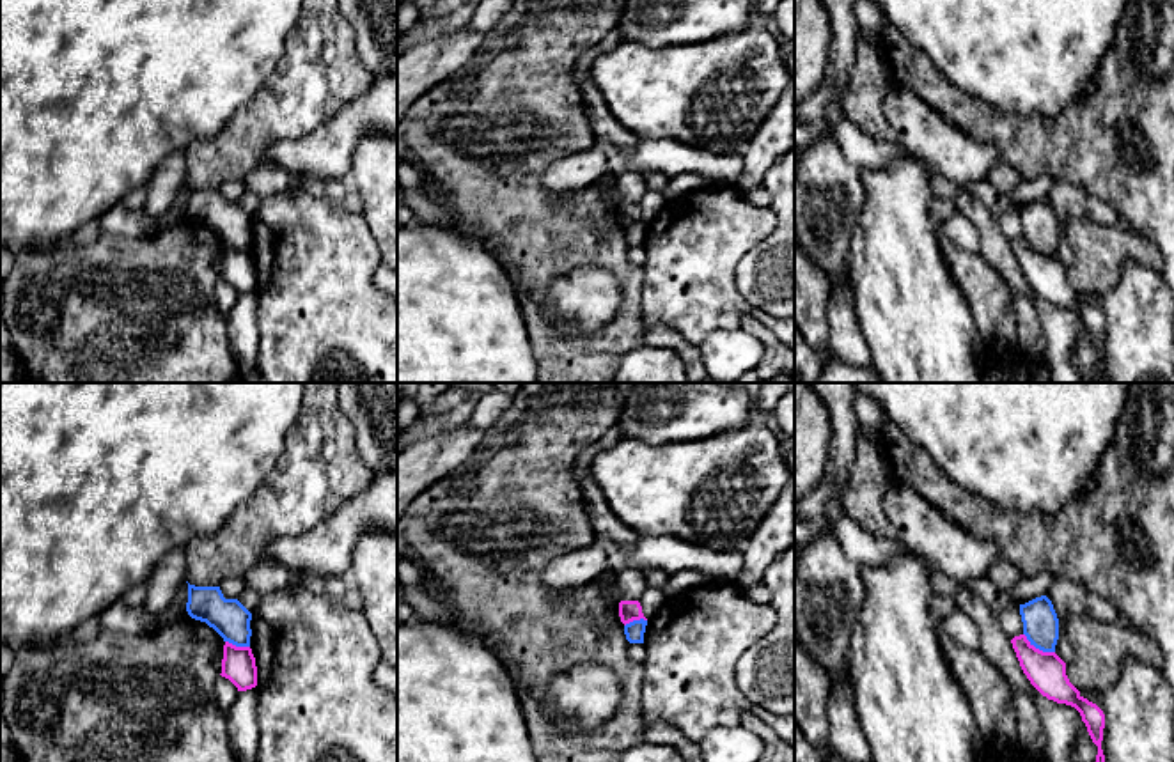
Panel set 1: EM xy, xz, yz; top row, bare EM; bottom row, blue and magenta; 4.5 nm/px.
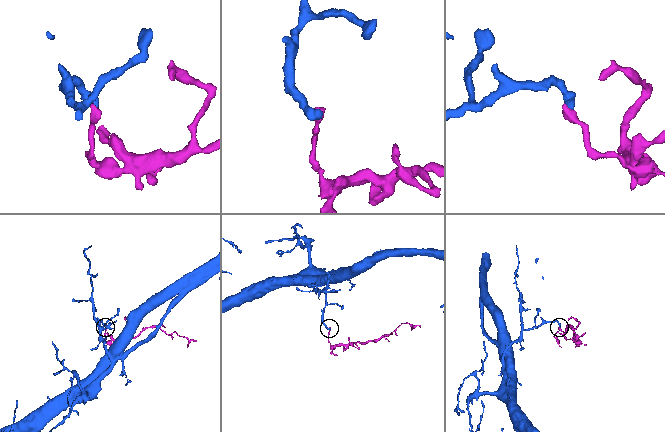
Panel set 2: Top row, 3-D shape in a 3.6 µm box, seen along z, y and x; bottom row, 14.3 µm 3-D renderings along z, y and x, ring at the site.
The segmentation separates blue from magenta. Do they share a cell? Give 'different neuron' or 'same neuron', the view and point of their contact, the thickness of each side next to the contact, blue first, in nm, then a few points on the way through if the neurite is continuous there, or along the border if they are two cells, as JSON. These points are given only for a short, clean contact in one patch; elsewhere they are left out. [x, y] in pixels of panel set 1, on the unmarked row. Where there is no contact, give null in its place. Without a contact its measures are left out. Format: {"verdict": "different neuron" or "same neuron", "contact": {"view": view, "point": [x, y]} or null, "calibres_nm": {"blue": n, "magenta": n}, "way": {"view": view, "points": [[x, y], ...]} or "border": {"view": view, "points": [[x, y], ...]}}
{"verdict": "different neuron", "contact": {"view": "yz", "point": [1038, 250]}, "calibres_nm": {"blue": 160, "magenta": 180}, "border": {"view": "yz", "points": [[1024, 236], [1036, 250], [1054, 256]]}}

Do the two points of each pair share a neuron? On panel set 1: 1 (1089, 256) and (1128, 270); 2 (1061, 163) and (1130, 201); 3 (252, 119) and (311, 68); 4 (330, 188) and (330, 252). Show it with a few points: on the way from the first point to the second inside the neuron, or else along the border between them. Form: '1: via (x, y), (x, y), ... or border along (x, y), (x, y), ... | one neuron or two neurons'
1: border along (1155, 268), (1125, 259), (1112, 287), (1087, 293) | two neurons
2: via (1079, 163), (1093, 163), (1112, 183) | one neuron
3: via (266, 112), (297, 82) | one neuron
4: border along (293, 186), (360, 213) | two neurons

